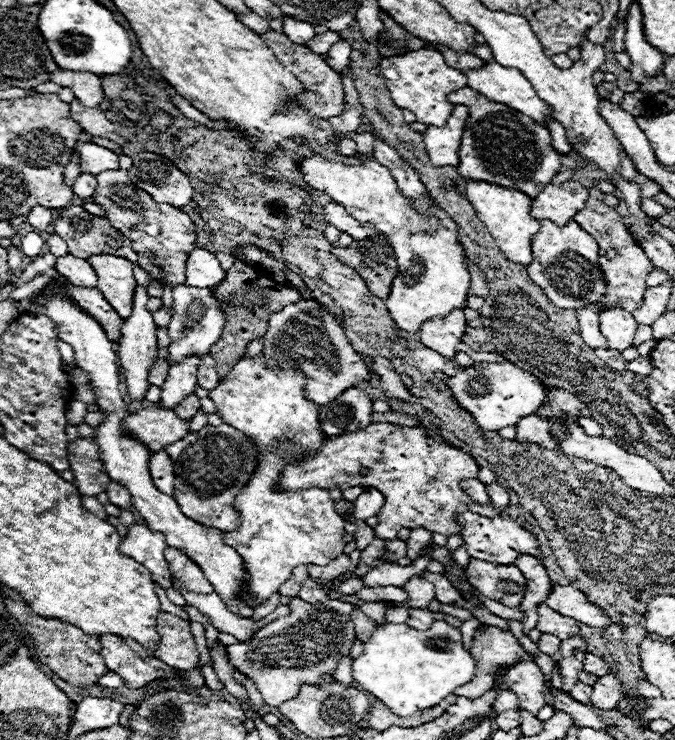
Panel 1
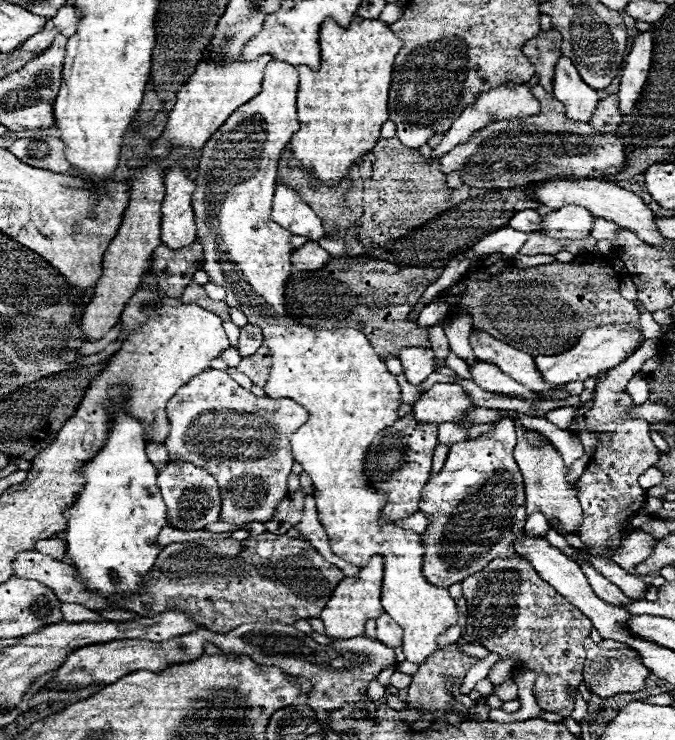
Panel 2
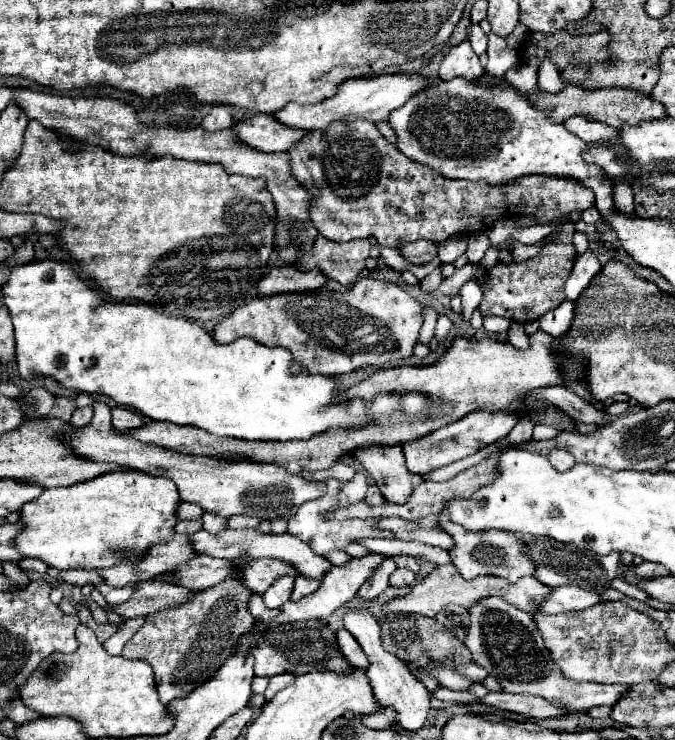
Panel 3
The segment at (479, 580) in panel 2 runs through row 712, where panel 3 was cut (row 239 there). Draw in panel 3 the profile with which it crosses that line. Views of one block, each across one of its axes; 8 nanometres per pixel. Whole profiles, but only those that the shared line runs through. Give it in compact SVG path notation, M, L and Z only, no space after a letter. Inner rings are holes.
M566 222L556 236L556 242L546 244L538 256L520 262L520 264L496 264L490 268L490 288L484 290L484 298L480 304L482 314L494 314L502 316L514 322L532 322L538 320L542 314L548 310L558 308L566 296L564 296L564 284L572 272L574 260L576 260L576 250L572 244L572 234L574 234L574 224Z

